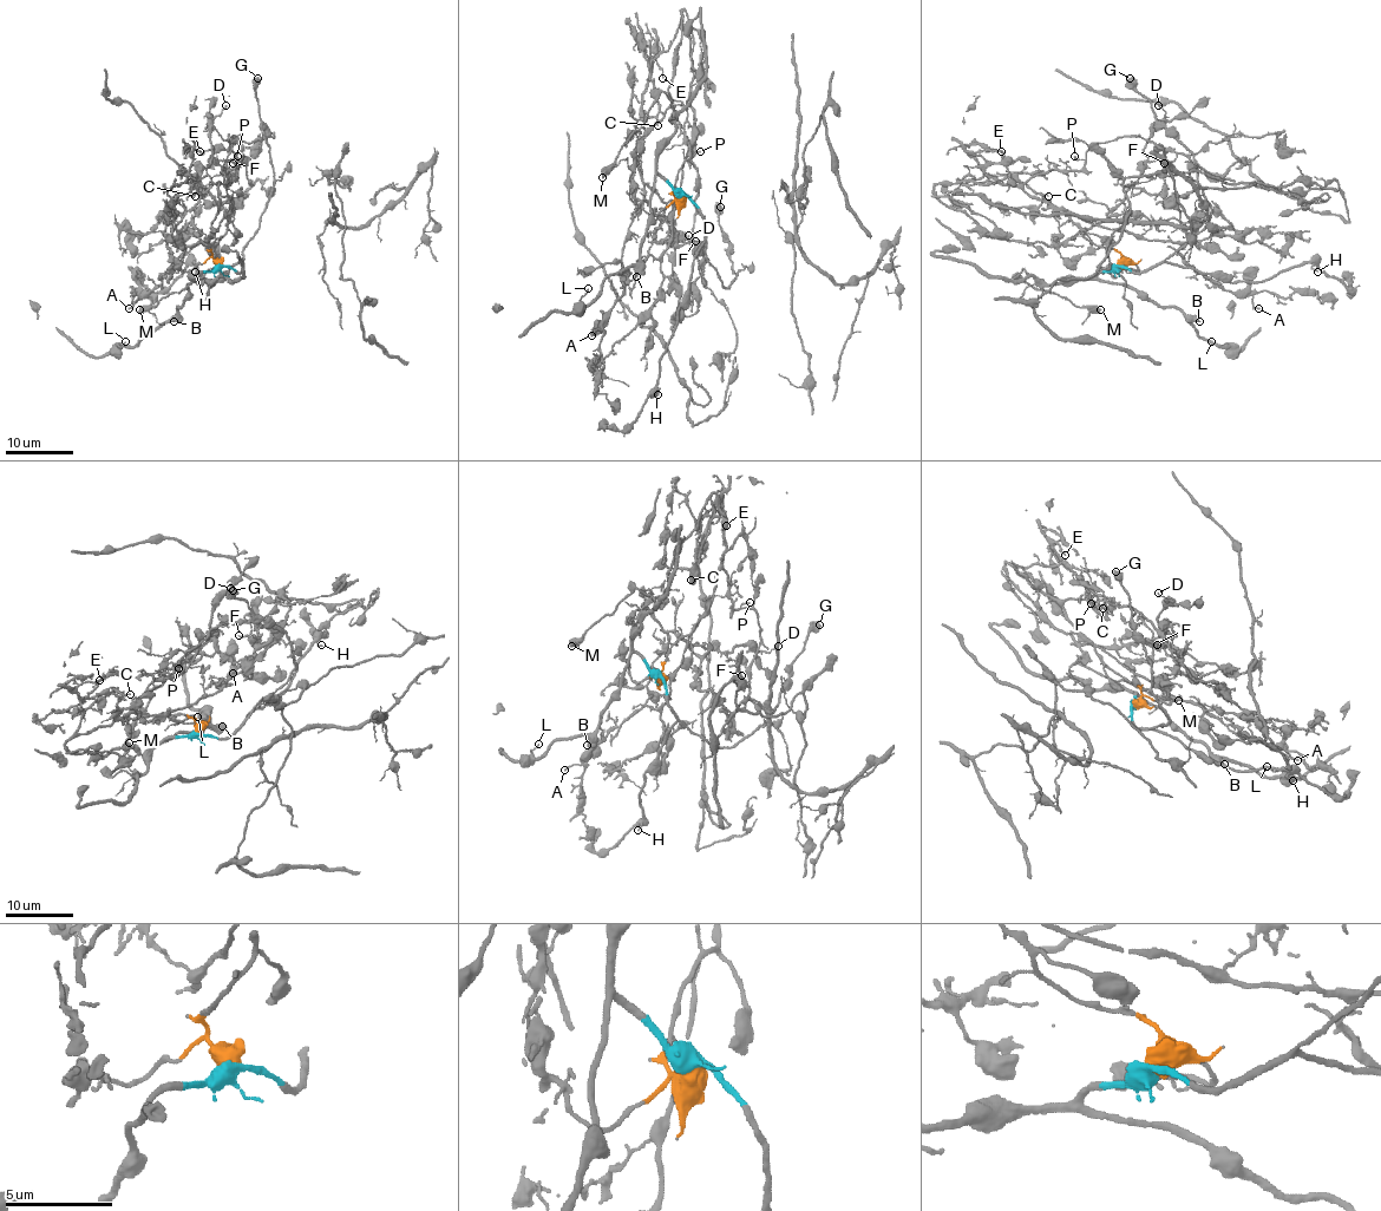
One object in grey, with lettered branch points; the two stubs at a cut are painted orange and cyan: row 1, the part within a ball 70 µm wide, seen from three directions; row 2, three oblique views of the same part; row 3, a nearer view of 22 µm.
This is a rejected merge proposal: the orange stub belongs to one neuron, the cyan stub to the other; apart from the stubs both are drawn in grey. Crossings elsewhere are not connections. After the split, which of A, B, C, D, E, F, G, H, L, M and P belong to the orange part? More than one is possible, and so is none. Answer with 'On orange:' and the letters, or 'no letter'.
On orange: A, C, D, E, F, P

